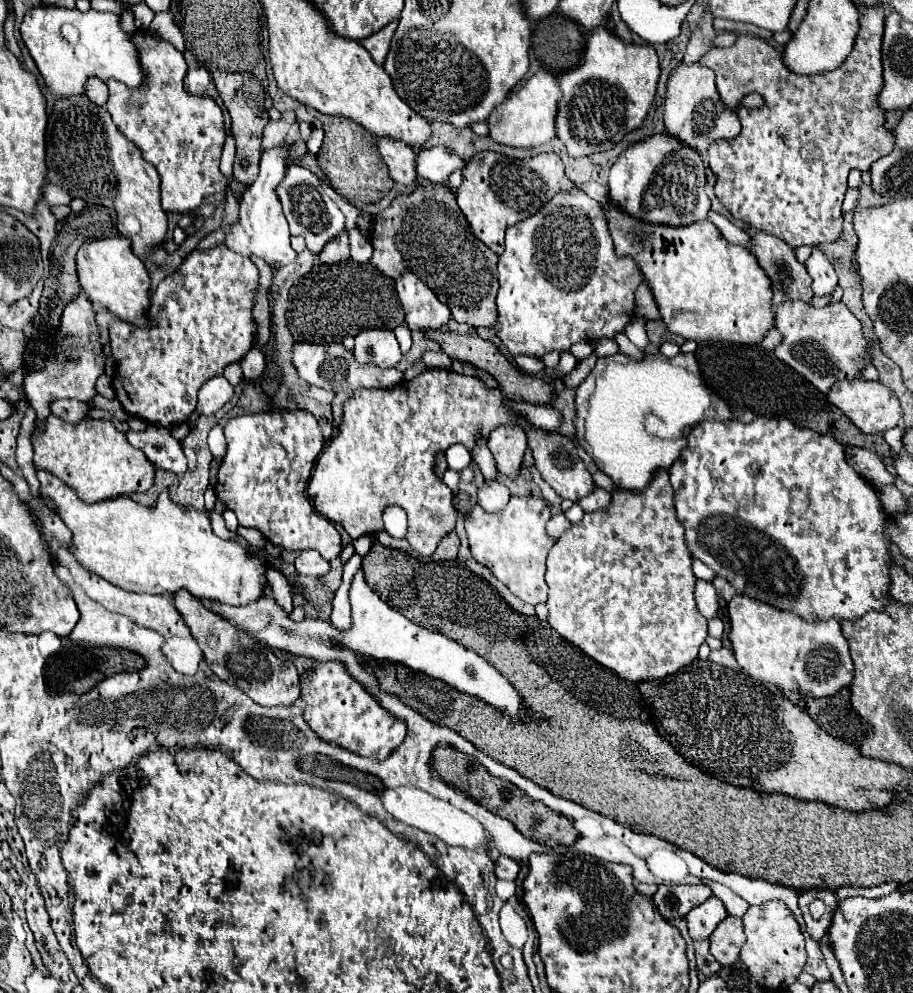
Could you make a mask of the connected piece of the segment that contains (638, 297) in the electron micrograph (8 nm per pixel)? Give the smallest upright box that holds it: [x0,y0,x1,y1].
[635,281,659,321]

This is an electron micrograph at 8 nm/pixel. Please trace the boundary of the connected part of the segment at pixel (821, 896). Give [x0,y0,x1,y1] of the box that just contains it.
[799,889,837,939]

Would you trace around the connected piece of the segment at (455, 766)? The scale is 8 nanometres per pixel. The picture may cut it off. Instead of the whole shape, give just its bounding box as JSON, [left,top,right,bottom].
[431,747,579,847]

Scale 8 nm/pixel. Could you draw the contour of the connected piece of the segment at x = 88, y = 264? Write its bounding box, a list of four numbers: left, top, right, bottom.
[77,237,149,325]

